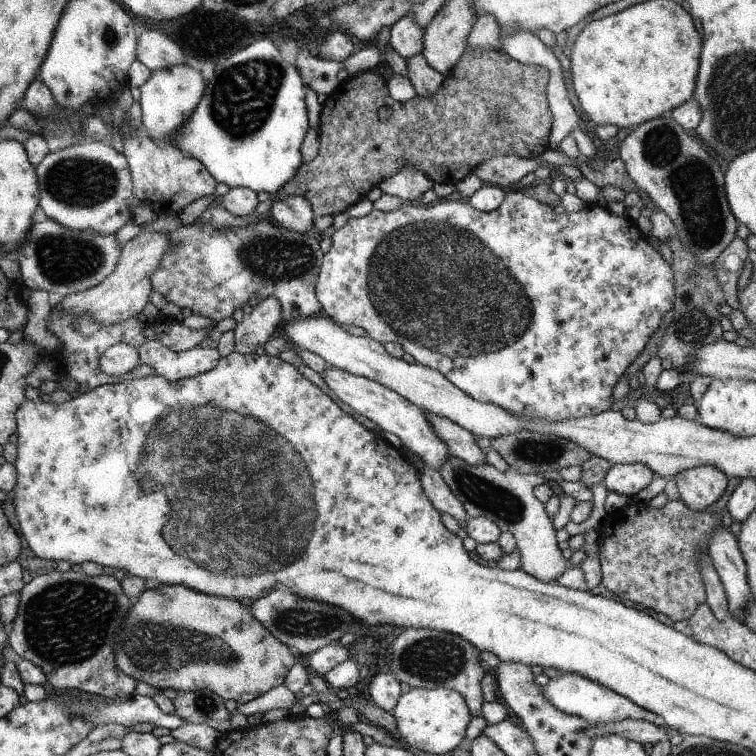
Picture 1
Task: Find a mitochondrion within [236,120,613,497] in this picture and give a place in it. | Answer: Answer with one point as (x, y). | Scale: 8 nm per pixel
(436, 286)

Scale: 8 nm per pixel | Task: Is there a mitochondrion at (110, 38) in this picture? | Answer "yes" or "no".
yes

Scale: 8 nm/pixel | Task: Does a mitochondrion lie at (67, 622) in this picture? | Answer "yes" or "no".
yes

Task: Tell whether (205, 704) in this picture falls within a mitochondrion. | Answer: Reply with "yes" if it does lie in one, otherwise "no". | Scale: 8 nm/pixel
yes

